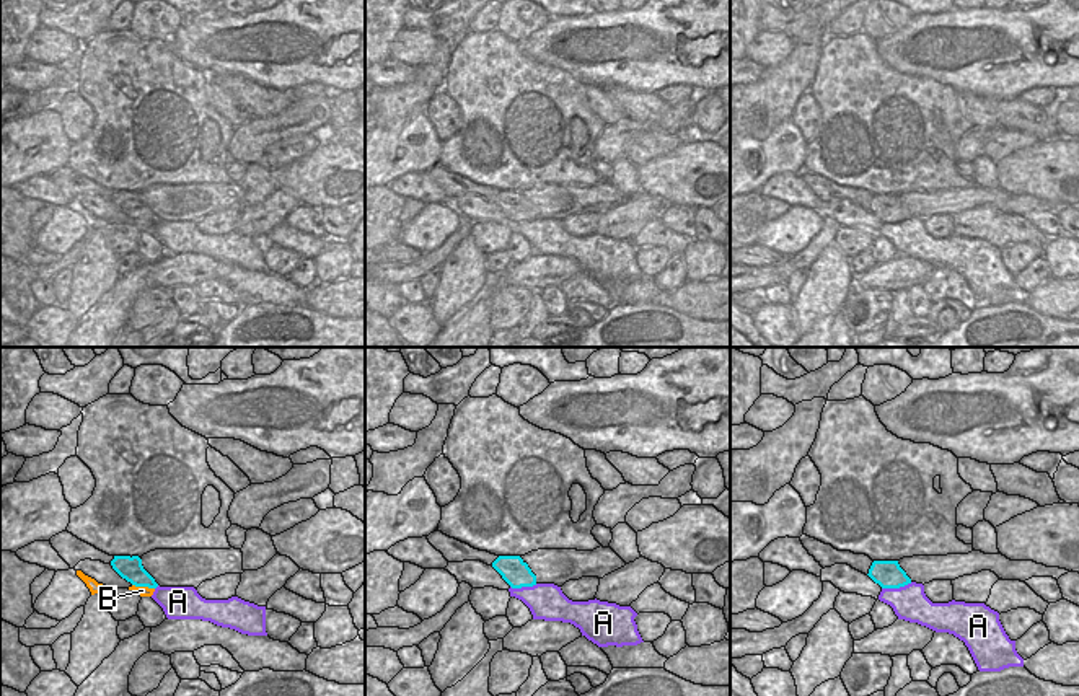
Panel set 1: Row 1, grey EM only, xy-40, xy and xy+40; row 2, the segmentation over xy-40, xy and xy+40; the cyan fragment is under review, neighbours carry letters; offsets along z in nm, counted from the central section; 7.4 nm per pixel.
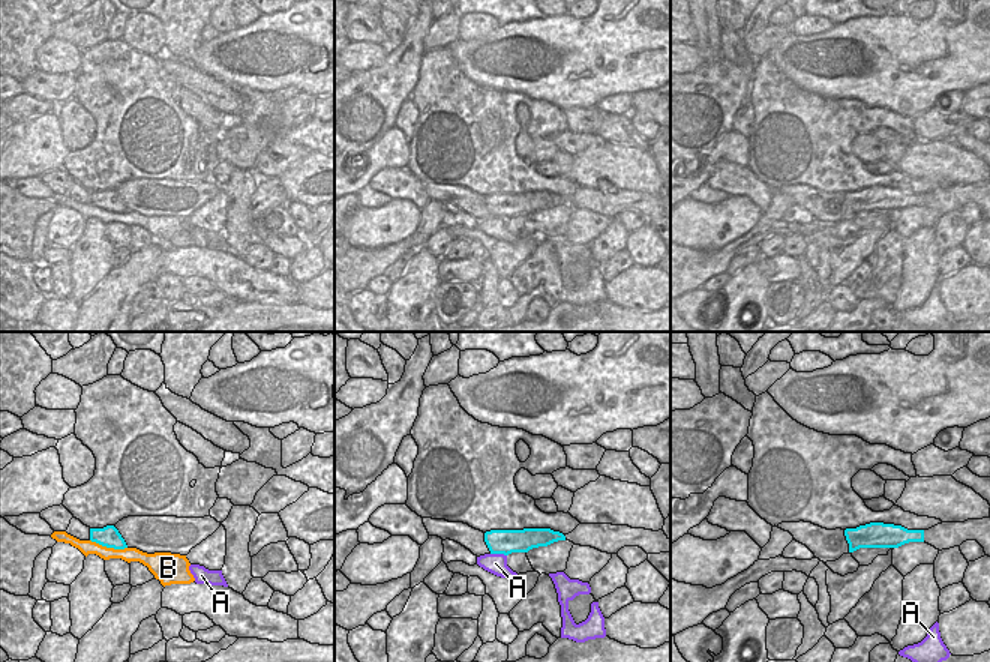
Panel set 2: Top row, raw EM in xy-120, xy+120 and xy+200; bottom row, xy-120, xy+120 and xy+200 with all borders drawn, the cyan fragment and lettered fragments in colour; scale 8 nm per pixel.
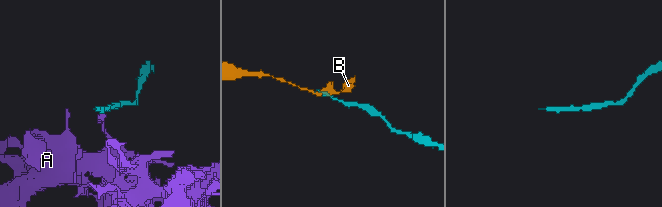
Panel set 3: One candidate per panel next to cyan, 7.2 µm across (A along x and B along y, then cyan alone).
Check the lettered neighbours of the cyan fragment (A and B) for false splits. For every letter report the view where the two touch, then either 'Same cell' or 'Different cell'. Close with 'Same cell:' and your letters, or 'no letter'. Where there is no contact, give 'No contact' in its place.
A: Touches cyan in xy+40. Different cell
B: Touches cyan in xy-40. Same cell
Same cell: B.

